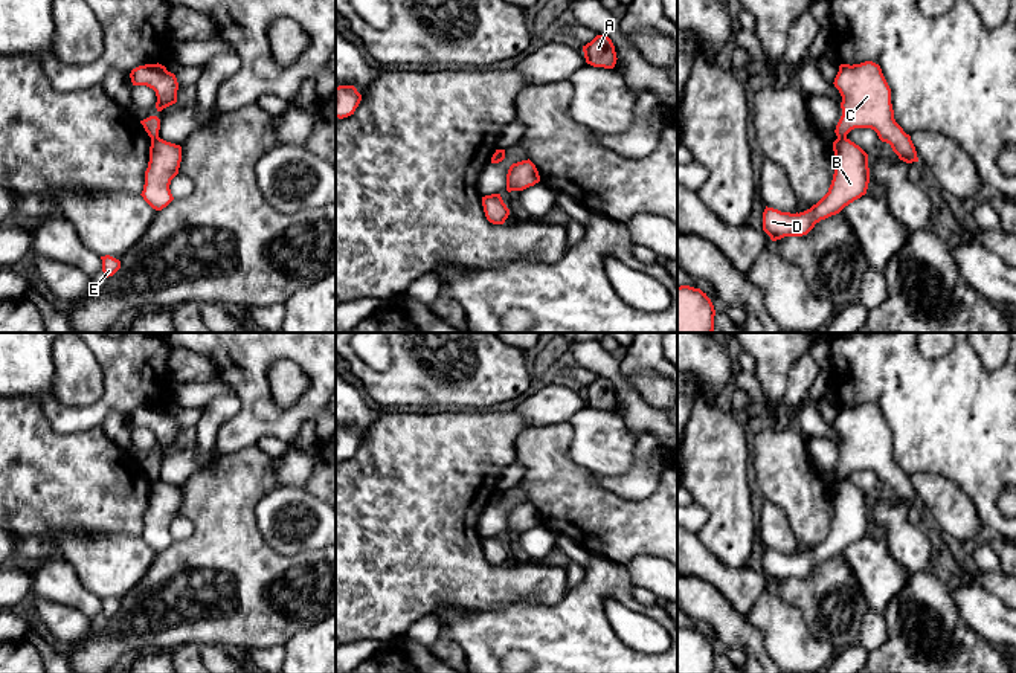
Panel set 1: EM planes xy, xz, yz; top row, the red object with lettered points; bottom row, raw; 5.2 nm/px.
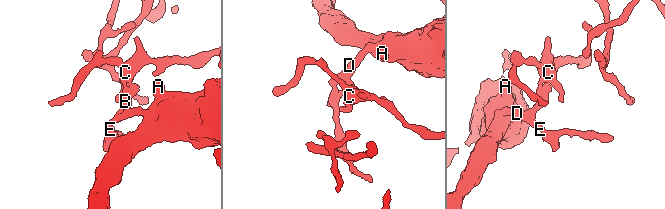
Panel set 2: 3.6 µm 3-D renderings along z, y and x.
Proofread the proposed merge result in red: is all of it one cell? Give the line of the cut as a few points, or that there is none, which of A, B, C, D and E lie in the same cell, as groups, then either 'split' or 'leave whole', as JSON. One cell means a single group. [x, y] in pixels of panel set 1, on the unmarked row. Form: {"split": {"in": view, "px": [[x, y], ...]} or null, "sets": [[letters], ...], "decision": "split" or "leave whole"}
{"split": {"in": "yz", "px": [[838, 478], [845, 479]]}, "sets": [["A", "B", "D", "E"], ["C"]], "decision": "split"}

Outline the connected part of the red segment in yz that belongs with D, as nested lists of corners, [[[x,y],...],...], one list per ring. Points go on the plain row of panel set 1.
[[[847,479],[833,484],[834,516],[828,534],[804,554],[763,554],[763,572],[772,583],[807,577],[816,565],[839,555],[845,548],[866,536],[870,525],[868,496]]]

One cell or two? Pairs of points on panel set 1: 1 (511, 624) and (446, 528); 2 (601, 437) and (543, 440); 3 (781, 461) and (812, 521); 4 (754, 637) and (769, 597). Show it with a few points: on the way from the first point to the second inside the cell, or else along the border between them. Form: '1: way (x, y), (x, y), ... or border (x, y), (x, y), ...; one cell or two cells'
1: border (534, 602), (511, 602), (495, 608), (462, 606); two cells
2: border (568, 423), (572, 429), (569, 457), (588, 470); two cells
3: way (786, 476), (807, 499), (809, 505); one cell
4: border (742, 615), (762, 632), (765, 649), (771, 656); two cells

